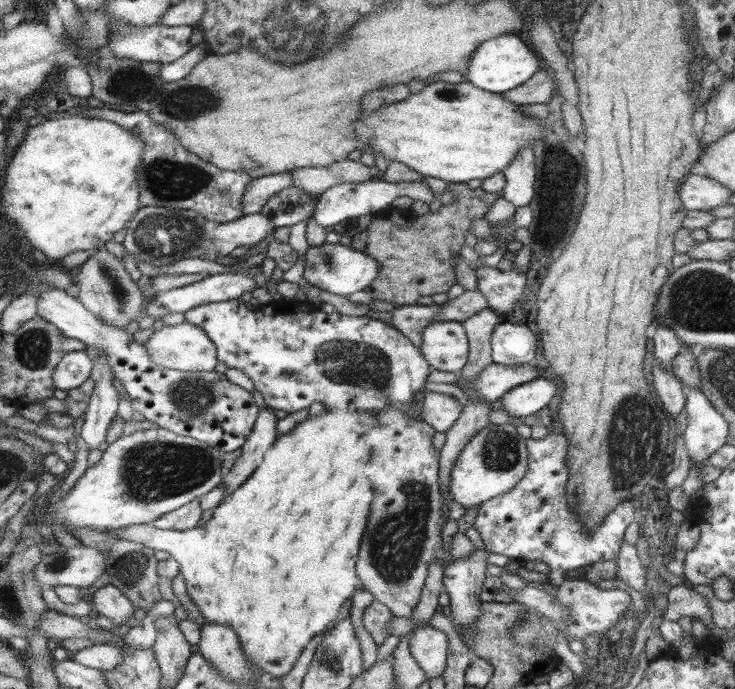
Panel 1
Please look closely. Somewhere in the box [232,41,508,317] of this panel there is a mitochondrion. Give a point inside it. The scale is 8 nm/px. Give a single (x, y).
(353, 226)

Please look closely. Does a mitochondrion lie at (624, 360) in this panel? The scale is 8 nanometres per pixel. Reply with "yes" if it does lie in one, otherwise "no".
no

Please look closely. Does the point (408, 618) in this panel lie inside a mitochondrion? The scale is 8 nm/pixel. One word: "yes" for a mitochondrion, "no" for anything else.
no

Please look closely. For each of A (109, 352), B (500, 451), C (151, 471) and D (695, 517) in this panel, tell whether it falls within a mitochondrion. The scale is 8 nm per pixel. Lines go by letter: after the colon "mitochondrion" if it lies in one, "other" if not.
A: other
B: mitochondrion
C: mitochondrion
D: other

